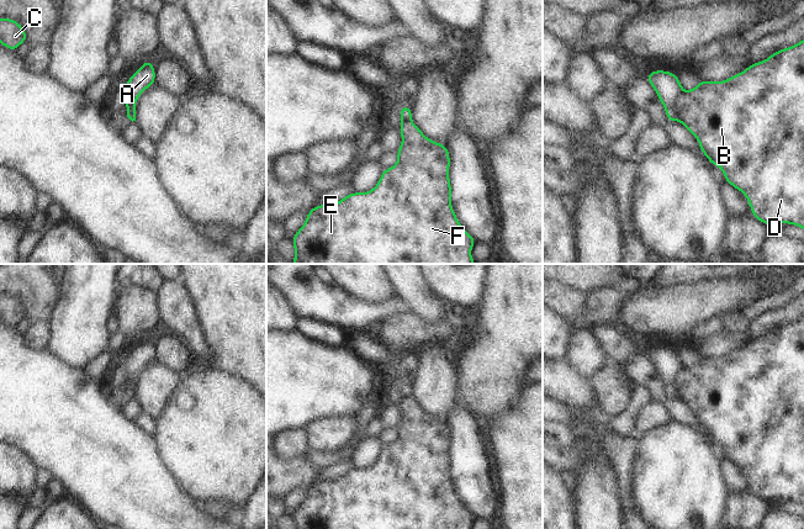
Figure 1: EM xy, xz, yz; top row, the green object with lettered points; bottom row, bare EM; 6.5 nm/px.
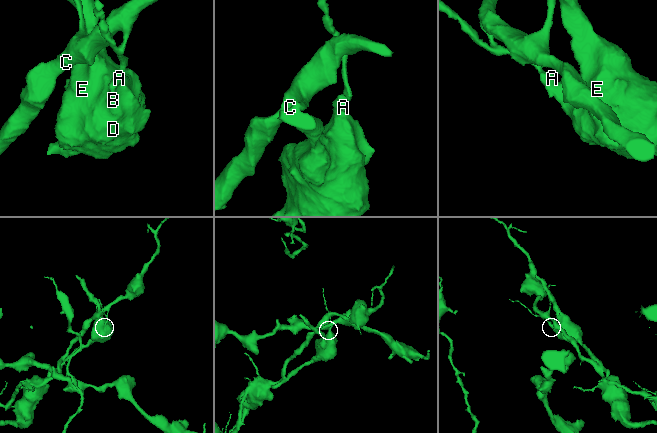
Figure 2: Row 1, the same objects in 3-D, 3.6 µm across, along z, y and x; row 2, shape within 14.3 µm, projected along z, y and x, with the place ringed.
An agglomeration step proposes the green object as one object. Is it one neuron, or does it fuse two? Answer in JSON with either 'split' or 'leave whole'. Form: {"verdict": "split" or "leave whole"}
{"verdict": "split"}

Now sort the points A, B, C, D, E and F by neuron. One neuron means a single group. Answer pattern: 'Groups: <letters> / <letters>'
Groups: A C / B D E F

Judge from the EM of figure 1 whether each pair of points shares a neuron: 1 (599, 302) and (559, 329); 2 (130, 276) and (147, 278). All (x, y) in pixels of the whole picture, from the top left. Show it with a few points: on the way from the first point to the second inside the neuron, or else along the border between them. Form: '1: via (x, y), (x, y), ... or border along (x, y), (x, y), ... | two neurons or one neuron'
1: via (593, 313), (585, 322), (570, 323) | one neuron
2: via (133, 276), (143, 276) | one neuron

